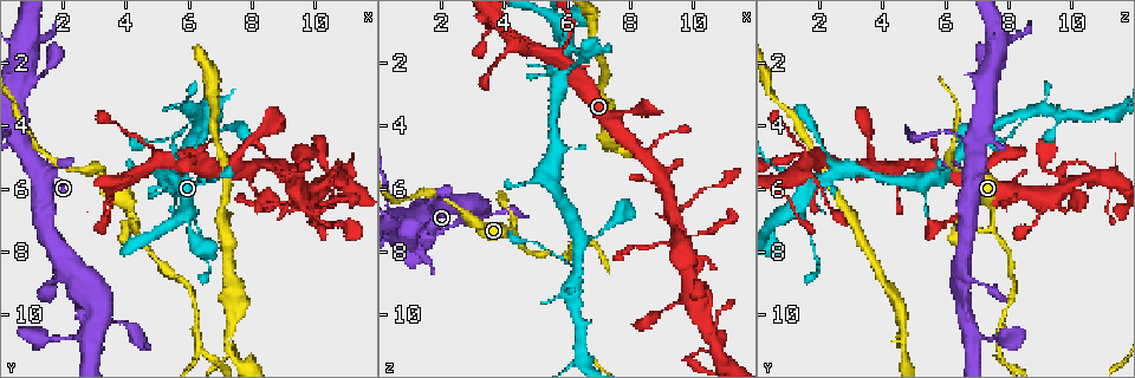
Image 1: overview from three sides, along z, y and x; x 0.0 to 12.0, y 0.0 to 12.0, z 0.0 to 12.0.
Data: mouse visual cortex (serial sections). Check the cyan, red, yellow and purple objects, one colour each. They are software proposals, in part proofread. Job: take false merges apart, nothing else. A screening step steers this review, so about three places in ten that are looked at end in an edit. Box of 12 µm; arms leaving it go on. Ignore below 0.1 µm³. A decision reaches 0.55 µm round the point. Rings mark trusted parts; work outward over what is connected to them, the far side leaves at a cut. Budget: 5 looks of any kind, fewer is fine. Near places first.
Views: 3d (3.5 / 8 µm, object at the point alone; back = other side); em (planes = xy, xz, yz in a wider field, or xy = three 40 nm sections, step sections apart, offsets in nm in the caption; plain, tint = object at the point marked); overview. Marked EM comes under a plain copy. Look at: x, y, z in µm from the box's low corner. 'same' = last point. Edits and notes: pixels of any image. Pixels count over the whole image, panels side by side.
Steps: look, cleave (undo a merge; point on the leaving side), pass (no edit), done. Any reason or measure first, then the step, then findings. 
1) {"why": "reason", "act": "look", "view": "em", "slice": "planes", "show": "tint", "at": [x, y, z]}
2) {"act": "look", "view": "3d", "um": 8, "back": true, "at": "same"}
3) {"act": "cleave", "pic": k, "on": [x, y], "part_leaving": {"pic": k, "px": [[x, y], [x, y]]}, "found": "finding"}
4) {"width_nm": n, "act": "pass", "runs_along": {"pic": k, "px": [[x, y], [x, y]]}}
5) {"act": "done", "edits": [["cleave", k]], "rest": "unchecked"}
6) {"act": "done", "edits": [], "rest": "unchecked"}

{"why": "sharp bend", "act": "look", "view": "3d", "um": 3.5, "back": true, "at": [5.8, 5.0, 2.0]}

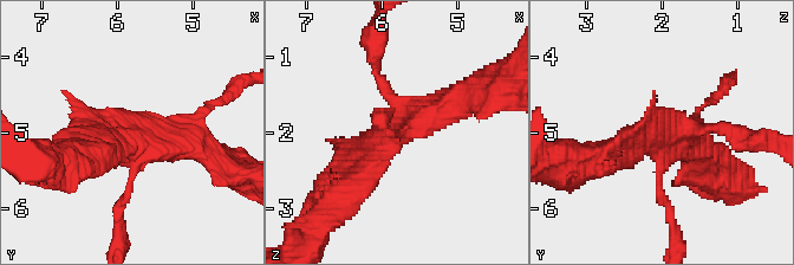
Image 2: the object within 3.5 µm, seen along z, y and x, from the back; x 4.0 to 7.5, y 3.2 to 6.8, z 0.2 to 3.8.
{"act": "look", "view": "em", "slice": "xy", "step": 5, "show": "tint", "at": [5.80, 5.10, 2.00]}

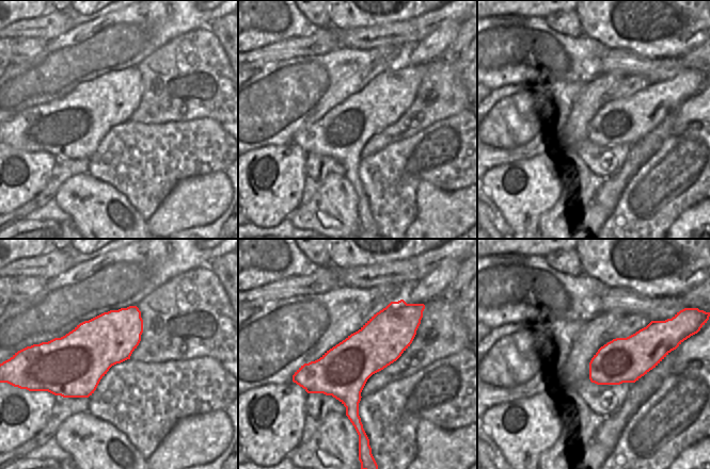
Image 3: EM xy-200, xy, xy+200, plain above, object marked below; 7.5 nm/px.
{"act": "pass", "runs_along": {"pic": 3, "px": [[400, 303], [352, 368], [360, 429]]}, "found": "all the same cell"}

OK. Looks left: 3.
{"why": "a narrow waist", "act": "look", "view": "3d", "um": 3.5, "at": [9.3, 5.8, 6.8]}

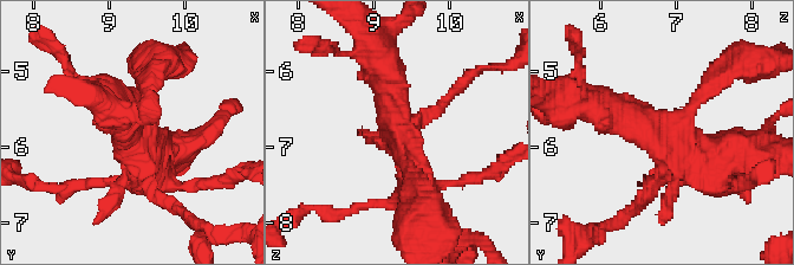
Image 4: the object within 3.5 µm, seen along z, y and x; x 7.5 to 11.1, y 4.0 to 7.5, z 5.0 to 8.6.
{"act": "look", "view": "em", "slice": "xy", "step": 2, "show": "tint", "at": [9.30, 5.85, 6.75]}

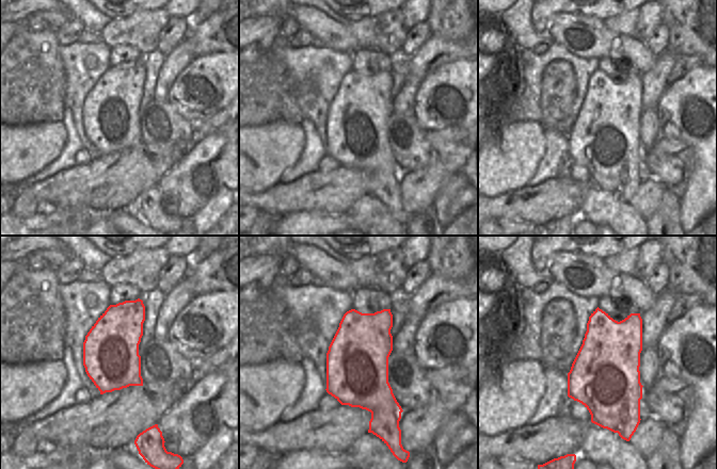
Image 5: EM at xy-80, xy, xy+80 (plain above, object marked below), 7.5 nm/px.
{"act": "pass", "runs_along": {"pic": 4, "px": [[593, 105], [720, 163]]}, "found": "all the same cell"}

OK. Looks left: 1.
{"act": "done", "edits": [], "rest": "unchecked"}

